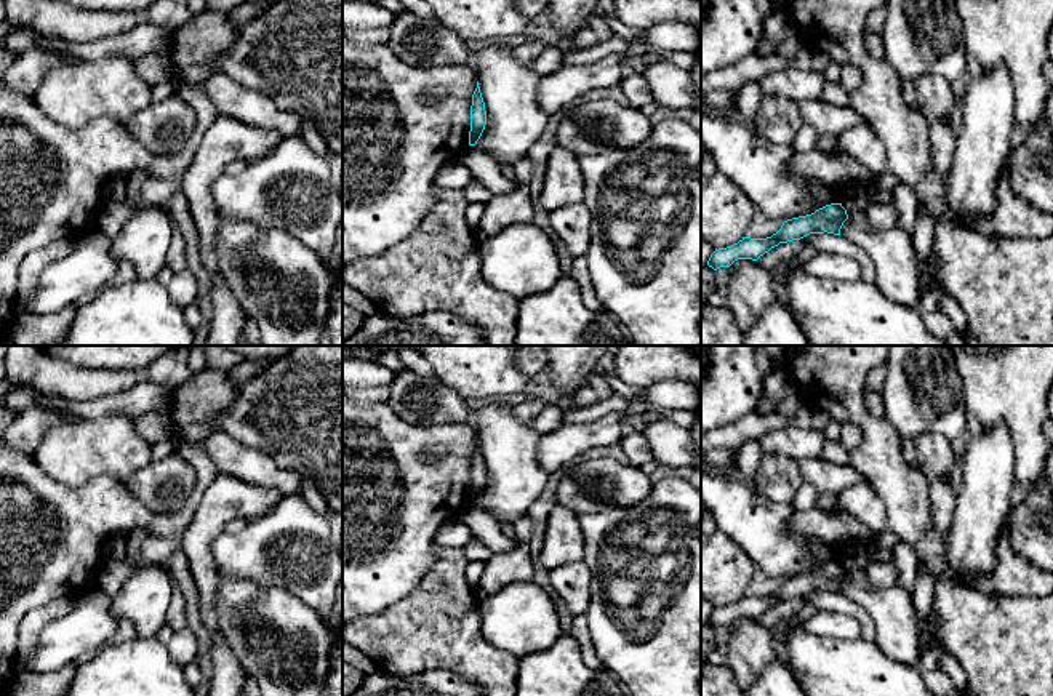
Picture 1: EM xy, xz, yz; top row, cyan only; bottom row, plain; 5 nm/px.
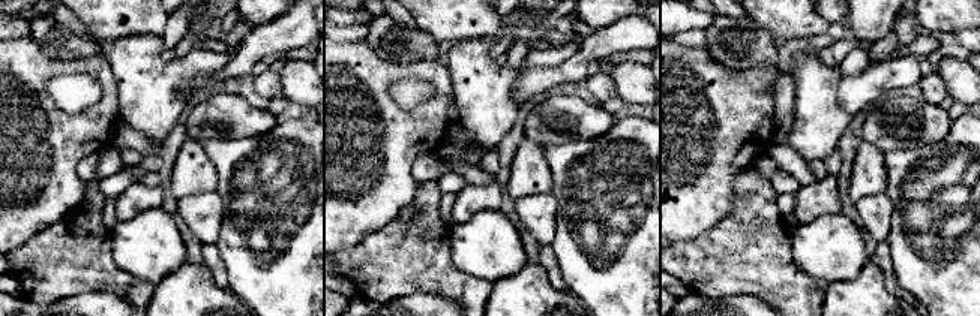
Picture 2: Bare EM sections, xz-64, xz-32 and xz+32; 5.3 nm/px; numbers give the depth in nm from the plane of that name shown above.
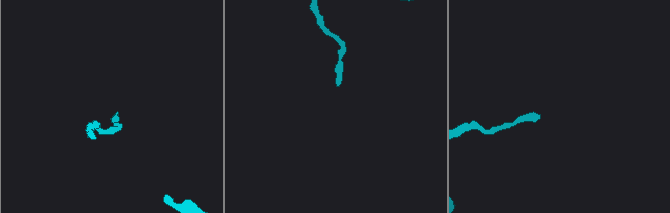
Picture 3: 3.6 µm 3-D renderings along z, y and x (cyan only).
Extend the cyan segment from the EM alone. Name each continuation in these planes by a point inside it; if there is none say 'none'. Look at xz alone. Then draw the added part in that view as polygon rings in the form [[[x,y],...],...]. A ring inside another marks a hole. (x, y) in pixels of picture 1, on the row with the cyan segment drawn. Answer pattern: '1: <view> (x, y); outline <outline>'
none

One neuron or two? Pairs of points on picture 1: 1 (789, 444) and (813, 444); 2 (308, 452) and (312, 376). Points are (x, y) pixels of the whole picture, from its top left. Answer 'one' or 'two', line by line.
1: one
2: one

